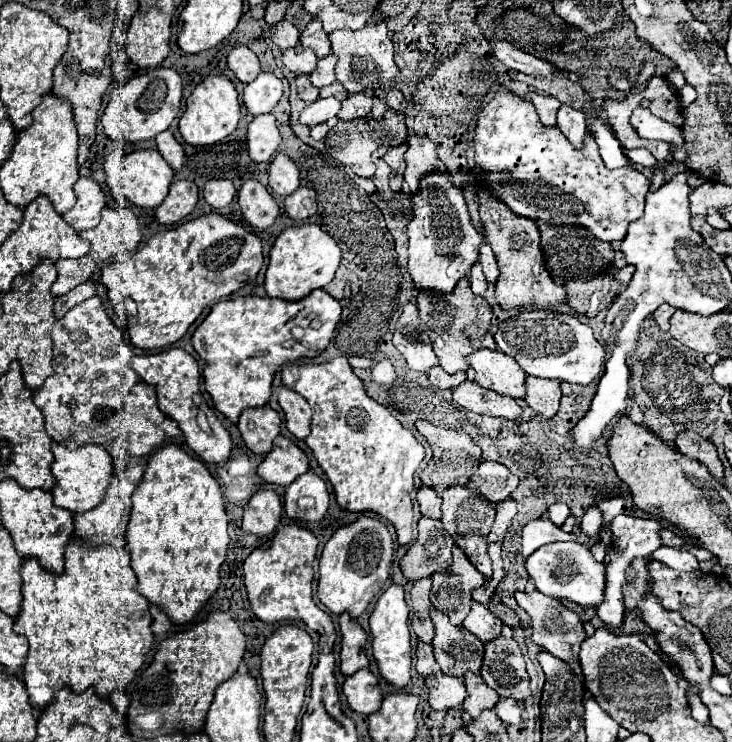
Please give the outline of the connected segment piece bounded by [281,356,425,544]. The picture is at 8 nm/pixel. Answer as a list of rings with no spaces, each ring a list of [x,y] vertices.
[[[347,356],[333,358],[321,364],[293,364],[289,362],[283,370],[283,384],[289,384],[293,390],[303,394],[313,408],[313,424],[311,434],[307,436],[307,446],[313,450],[319,466],[325,470],[329,482],[333,484],[333,492],[341,508],[351,512],[371,510],[389,522],[393,522],[397,530],[397,542],[409,544],[413,540],[413,478],[415,472],[425,458],[423,444],[401,426],[401,422],[381,404],[367,396],[363,380],[353,374],[353,368],[347,362]]]

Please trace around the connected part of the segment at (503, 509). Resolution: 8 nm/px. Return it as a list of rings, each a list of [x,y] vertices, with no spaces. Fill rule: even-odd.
[[[509,498],[509,500],[503,500],[501,504],[497,504],[495,510],[497,510],[497,518],[491,528],[491,534],[487,536],[489,542],[501,542],[505,538],[505,532],[511,526],[513,516],[517,514],[517,504],[513,498]]]

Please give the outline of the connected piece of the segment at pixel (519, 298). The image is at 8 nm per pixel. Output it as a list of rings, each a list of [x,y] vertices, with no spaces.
[[[479,196],[479,216],[501,270],[495,284],[497,304],[503,310],[549,310],[563,304],[567,300],[565,290],[553,282],[543,264],[537,224],[521,216],[513,216],[513,212],[509,212],[509,208],[499,200],[493,200],[493,196]]]

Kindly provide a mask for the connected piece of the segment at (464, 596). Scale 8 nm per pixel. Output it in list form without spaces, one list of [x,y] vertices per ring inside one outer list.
[[[455,546],[453,564],[449,572],[435,572],[431,580],[433,580],[433,588],[431,588],[433,606],[439,612],[447,614],[451,624],[461,626],[471,610],[471,592],[479,588],[485,582],[485,578]]]

